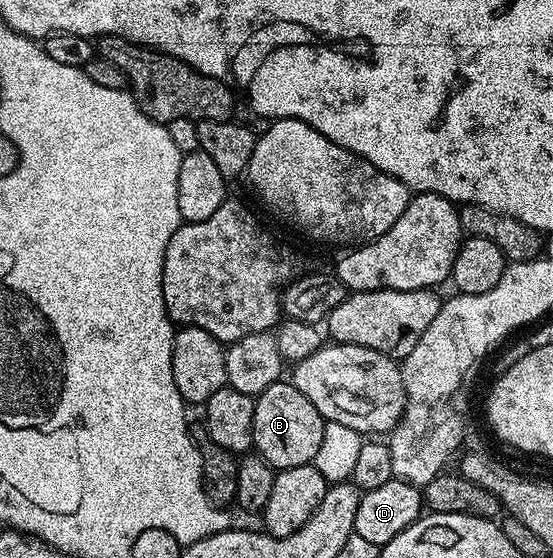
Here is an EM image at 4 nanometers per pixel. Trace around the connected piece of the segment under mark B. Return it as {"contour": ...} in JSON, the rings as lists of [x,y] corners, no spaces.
{"contour":[[[292,381],[273,383],[255,399],[253,447],[277,471],[286,471],[299,465],[310,465],[319,453],[327,420],[295,389]]]}

